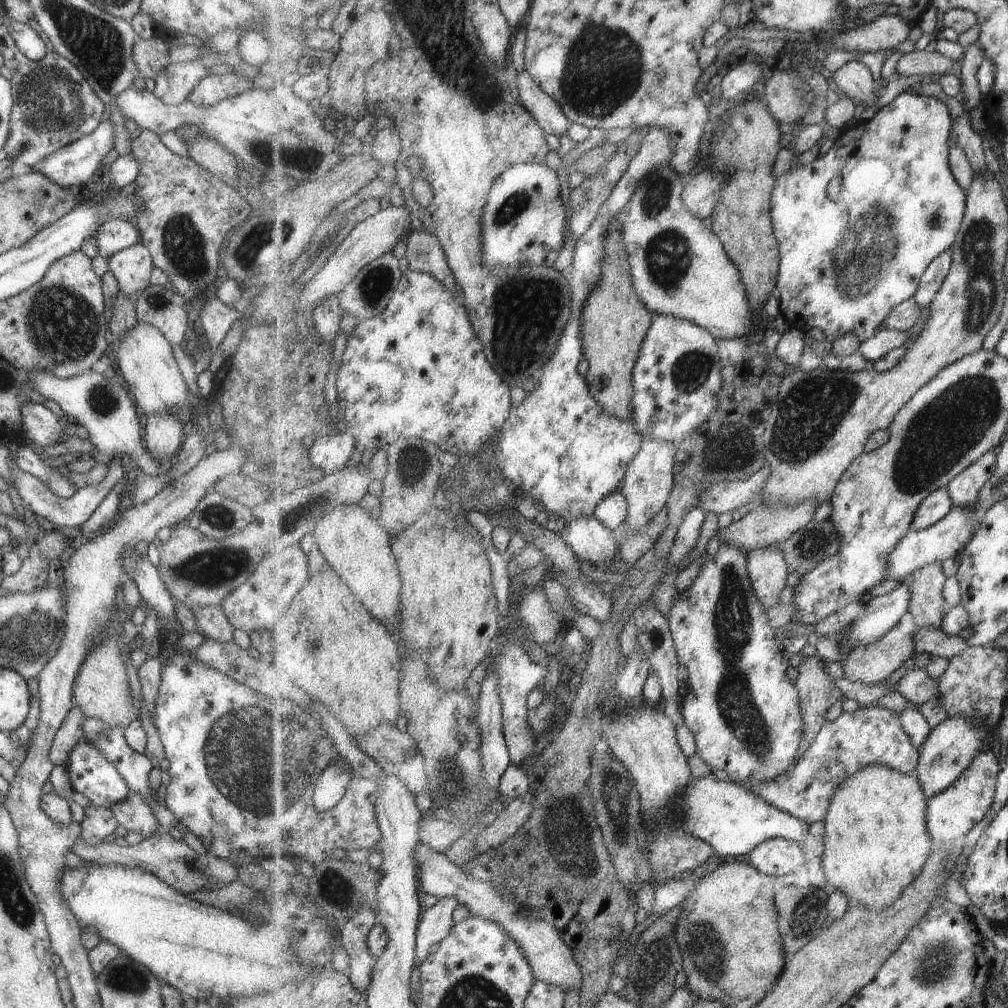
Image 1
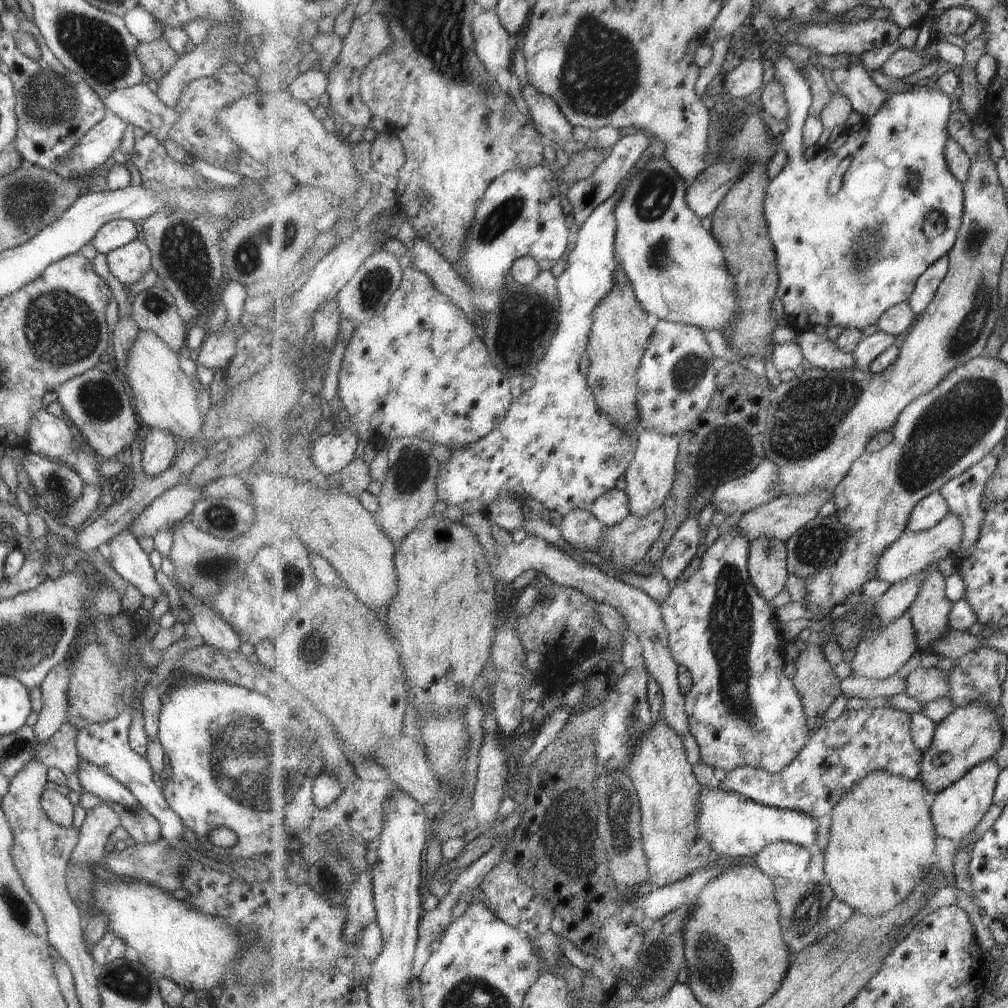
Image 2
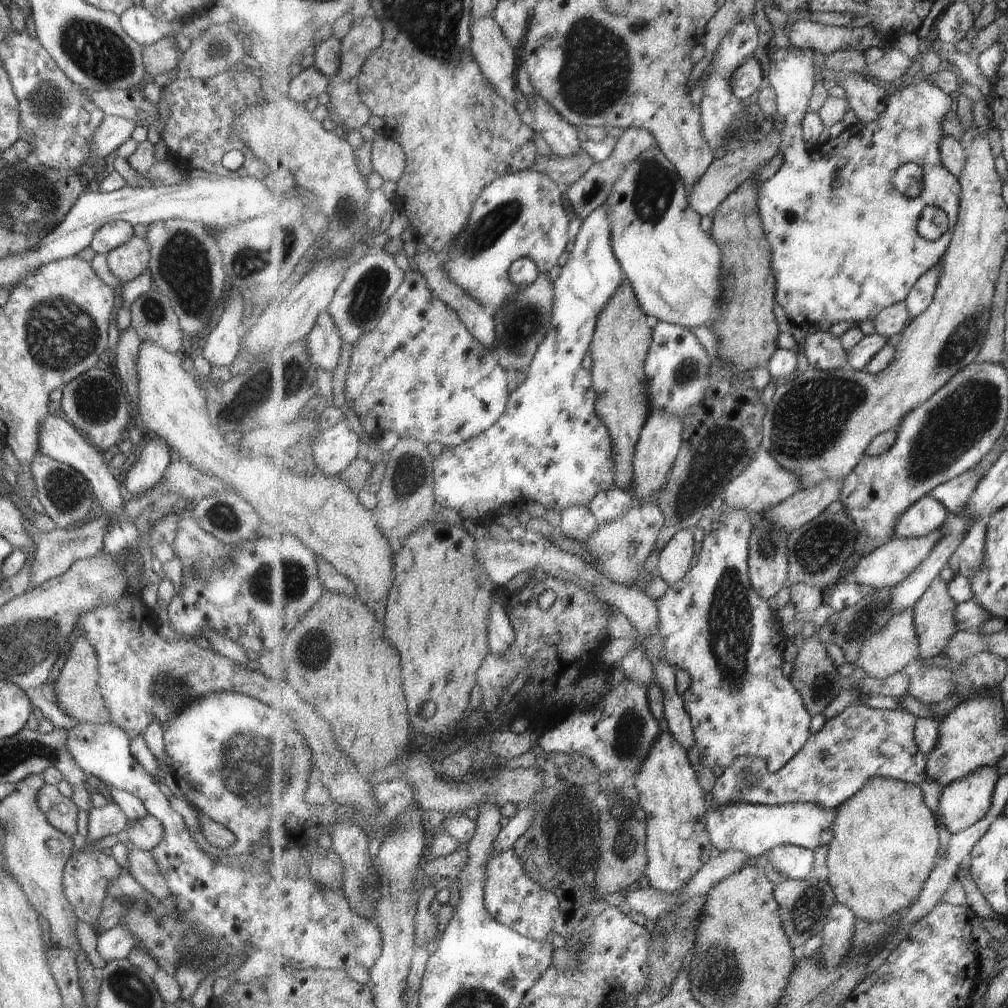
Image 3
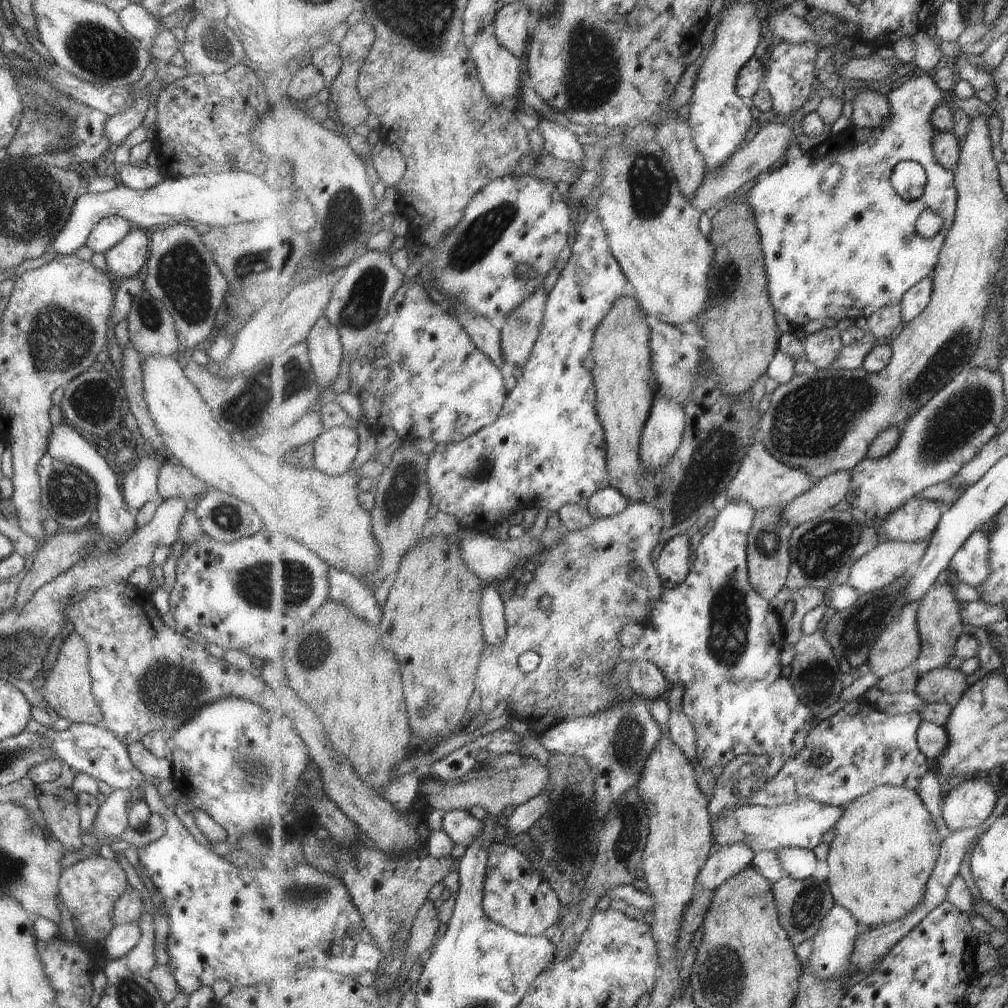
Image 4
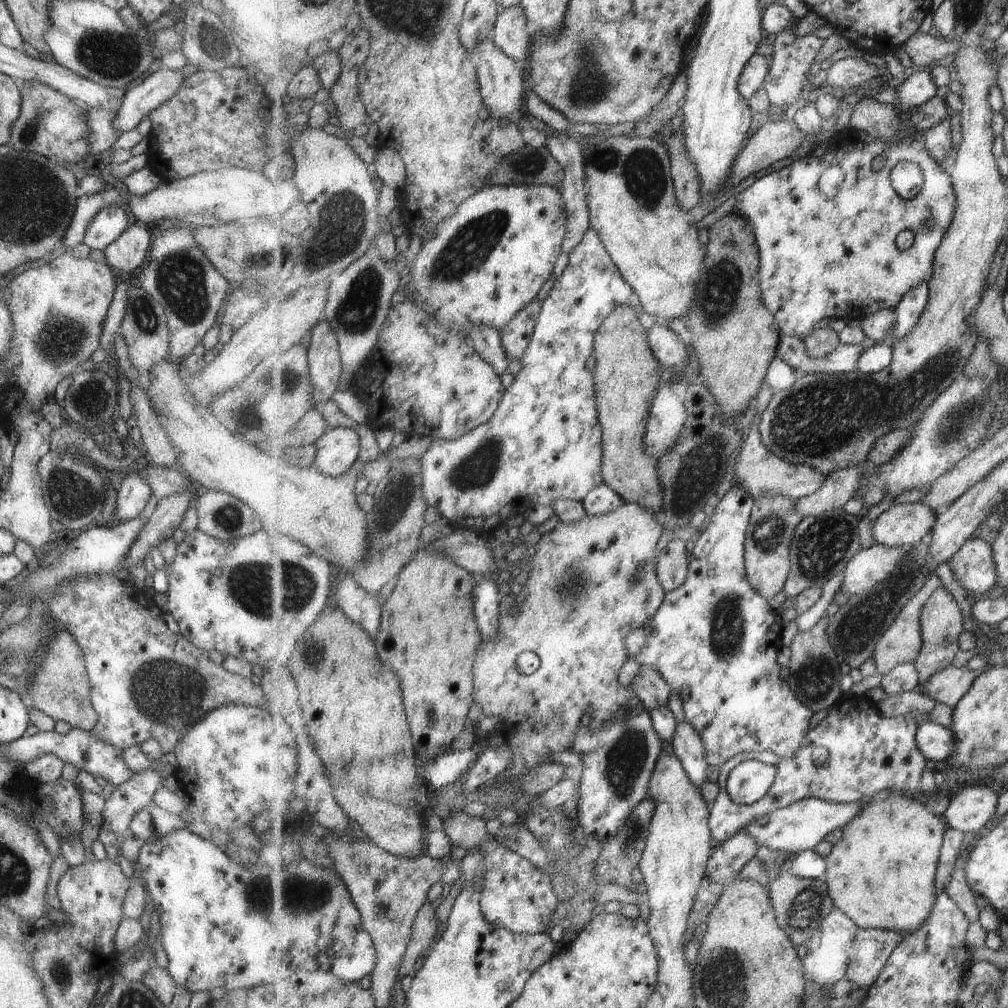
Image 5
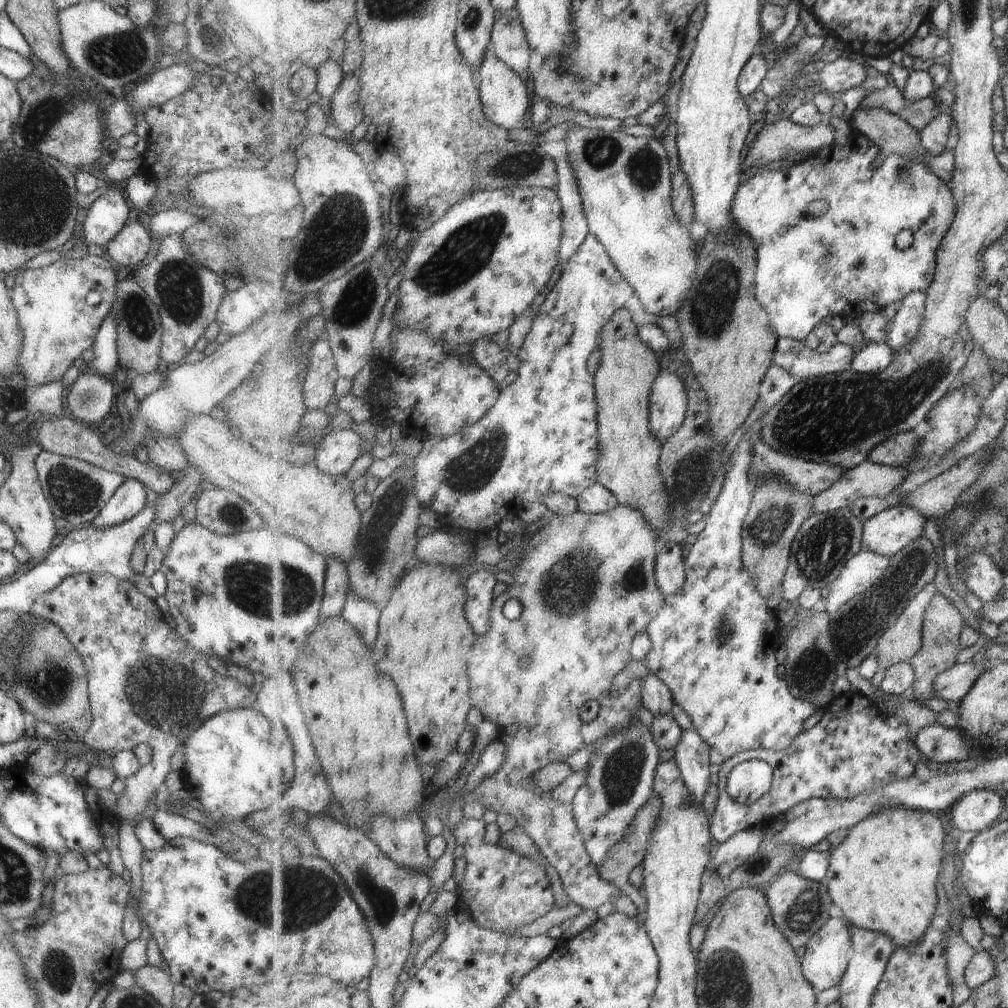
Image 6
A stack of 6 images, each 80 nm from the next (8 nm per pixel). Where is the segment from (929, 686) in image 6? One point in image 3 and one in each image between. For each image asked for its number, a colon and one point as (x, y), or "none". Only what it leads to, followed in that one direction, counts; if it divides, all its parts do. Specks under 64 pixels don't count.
3: (934, 615)
4: (940, 624)
5: (942, 620)

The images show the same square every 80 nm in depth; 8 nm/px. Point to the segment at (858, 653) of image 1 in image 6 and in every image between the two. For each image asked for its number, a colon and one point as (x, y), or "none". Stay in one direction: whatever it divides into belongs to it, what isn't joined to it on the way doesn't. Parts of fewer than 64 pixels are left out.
2: (888, 649)
3: (896, 647)
4: (900, 645)
5: (902, 642)
6: (901, 642)

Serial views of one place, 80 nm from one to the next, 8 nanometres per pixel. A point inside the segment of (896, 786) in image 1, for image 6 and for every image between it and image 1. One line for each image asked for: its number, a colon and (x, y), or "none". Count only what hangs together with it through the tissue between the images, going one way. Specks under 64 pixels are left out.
2: (882, 841)
3: (884, 844)
4: (886, 847)
5: (881, 872)
6: (883, 876)

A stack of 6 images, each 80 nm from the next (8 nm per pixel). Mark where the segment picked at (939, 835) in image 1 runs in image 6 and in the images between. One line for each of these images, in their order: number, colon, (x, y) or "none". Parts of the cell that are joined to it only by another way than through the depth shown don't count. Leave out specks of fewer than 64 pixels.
2: (957, 811)
3: (965, 802)
4: (969, 804)
5: (968, 811)
6: (978, 810)

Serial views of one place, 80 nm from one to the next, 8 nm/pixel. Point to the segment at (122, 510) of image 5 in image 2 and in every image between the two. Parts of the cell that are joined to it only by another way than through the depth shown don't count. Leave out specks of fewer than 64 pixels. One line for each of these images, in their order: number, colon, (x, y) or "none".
2: (159, 446)
3: (145, 470)
4: (138, 485)

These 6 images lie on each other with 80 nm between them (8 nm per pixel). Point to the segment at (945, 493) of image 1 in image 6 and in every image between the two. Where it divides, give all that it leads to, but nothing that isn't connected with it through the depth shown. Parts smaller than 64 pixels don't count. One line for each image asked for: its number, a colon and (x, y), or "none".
2: (934, 508)
3: (927, 514)
4: (916, 520)
5: (902, 524)
6: (890, 531)

